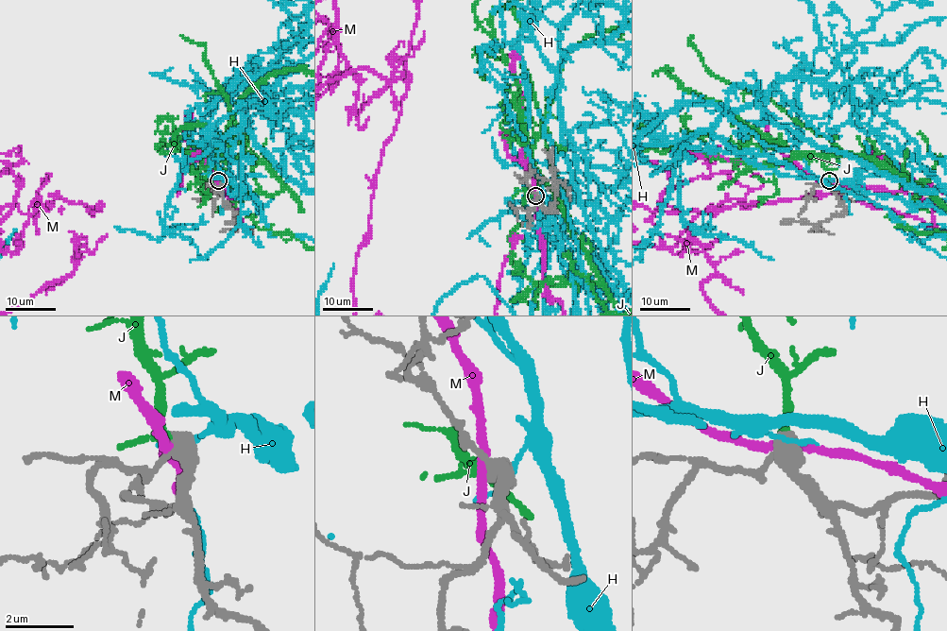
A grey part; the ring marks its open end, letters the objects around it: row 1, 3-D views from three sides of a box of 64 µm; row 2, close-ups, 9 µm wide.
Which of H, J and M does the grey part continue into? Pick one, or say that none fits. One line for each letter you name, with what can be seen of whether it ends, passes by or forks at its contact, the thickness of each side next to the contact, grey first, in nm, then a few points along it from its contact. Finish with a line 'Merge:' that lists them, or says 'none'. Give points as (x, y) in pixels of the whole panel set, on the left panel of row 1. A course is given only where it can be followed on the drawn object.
J: it passes by; calibres 460 and 240 nm
Merge: J

